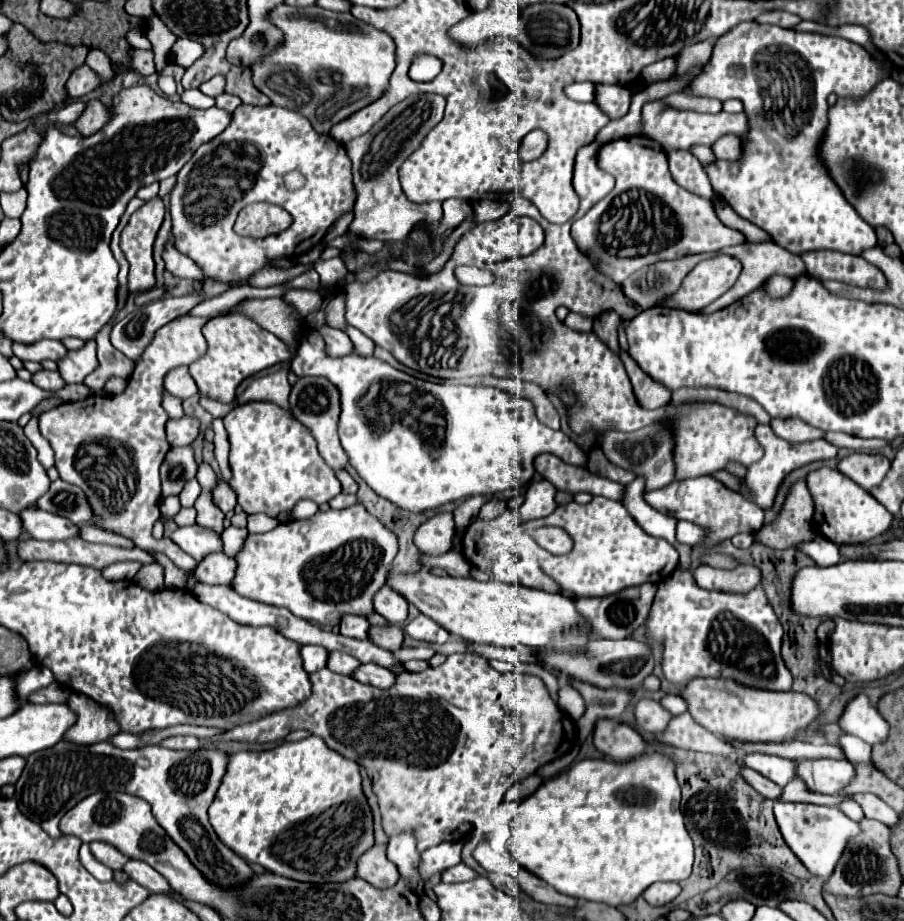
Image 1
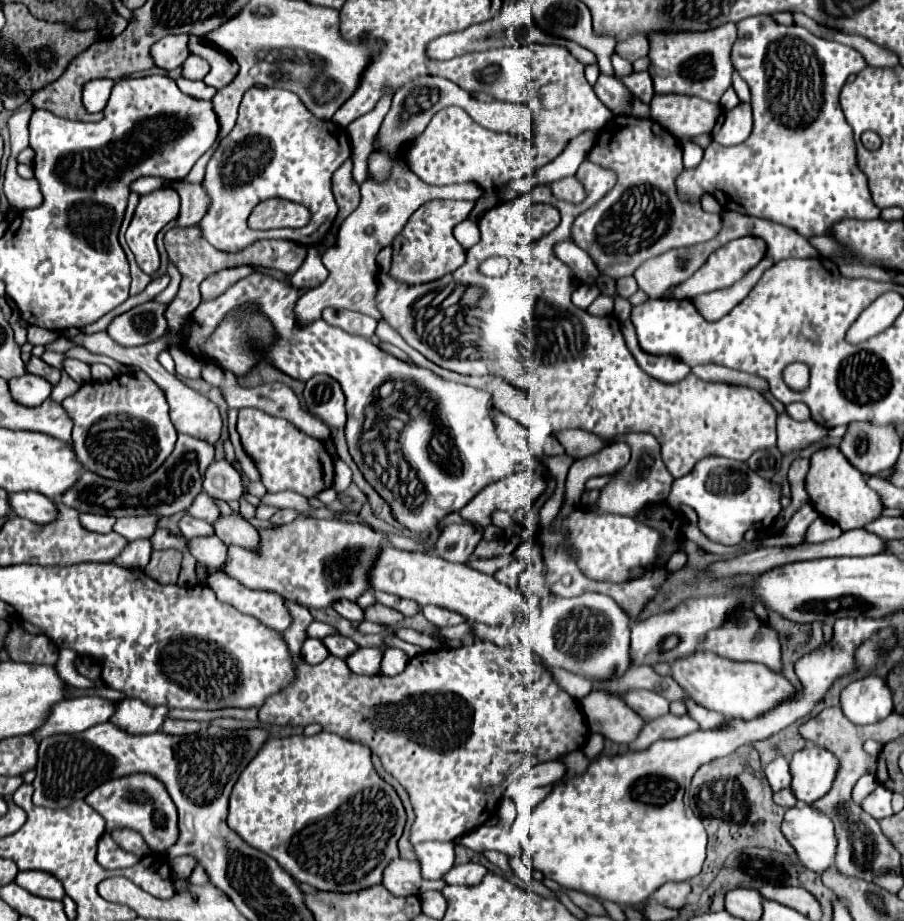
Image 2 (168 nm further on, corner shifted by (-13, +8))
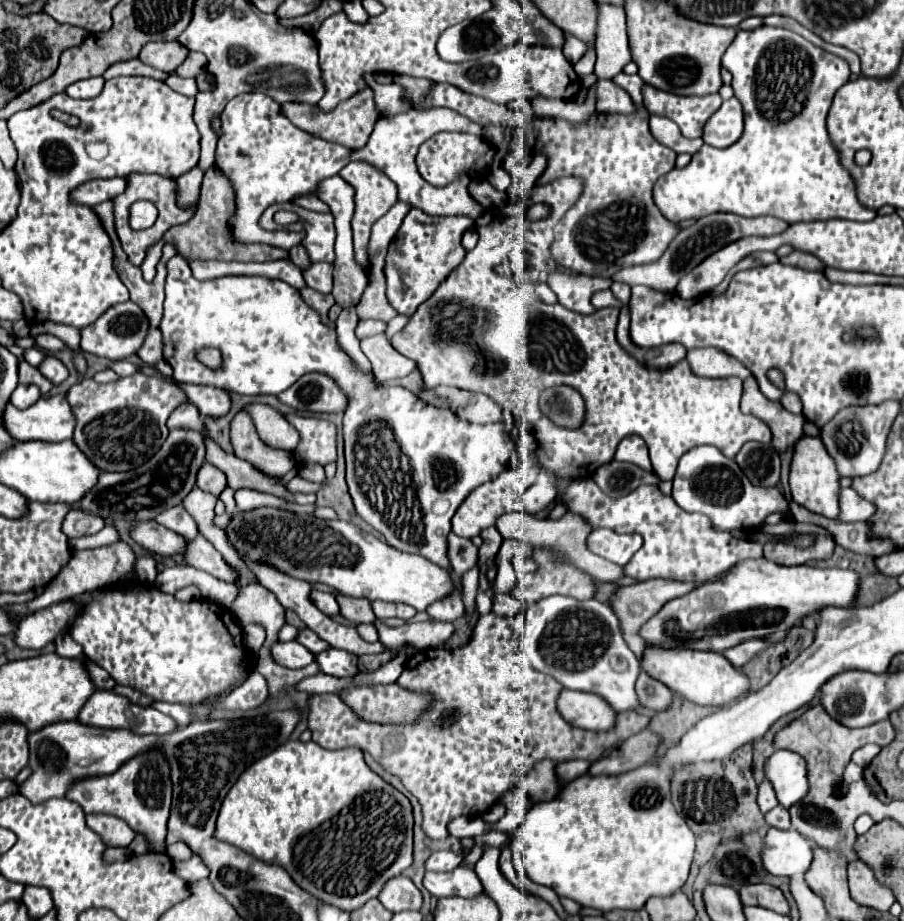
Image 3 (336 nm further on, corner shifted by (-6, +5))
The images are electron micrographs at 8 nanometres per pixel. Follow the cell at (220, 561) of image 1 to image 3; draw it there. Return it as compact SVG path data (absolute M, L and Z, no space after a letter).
M156 521L138 523L130 535L146 551L154 551L158 555L184 555L188 545L184 537L178 537L178 533L170 533L170 529L158 525Z

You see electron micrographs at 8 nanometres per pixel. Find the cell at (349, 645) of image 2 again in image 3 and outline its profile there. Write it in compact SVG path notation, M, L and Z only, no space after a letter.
M300 629L300 635L298 635L298 639L296 641L300 641L306 649L310 649L314 655L318 655L318 653L322 653L322 651L326 651L330 645L326 645L326 641L322 641L312 629Z

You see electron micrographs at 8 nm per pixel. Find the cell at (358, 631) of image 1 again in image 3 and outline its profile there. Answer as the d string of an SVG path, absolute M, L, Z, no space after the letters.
M312 589L310 599L312 599L312 603L314 603L322 613L326 613L326 615L330 615L330 617L334 617L334 615L340 613L338 603L336 603L336 597L330 595L330 593L320 593L320 591L314 591L314 589Z

